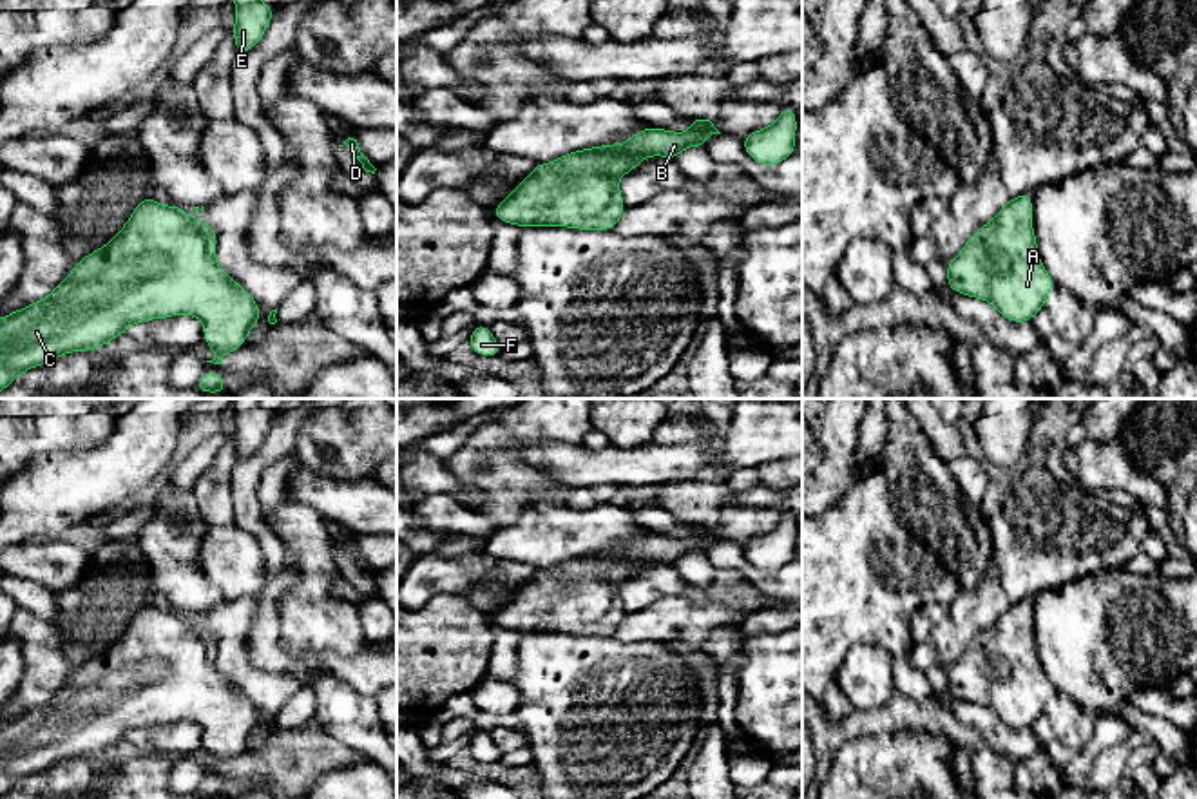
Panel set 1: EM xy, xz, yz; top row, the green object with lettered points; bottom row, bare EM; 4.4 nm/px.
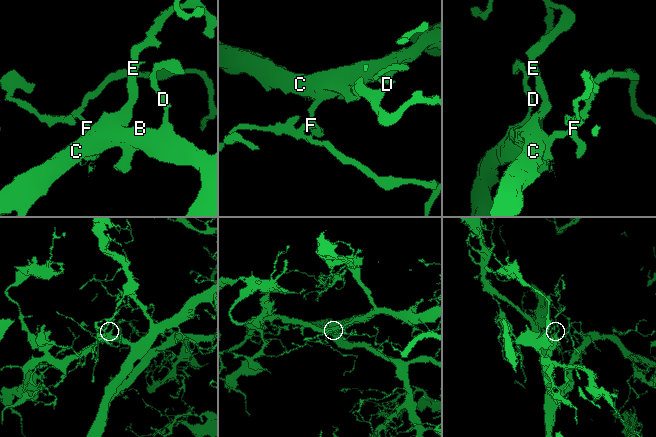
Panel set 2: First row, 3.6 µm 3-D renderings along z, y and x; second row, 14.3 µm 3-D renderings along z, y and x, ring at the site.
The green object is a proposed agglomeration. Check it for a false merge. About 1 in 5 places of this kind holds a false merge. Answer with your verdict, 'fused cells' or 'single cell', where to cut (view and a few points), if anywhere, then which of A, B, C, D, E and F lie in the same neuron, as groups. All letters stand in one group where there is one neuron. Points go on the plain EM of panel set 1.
single cell; cut none; groups A B C D E F

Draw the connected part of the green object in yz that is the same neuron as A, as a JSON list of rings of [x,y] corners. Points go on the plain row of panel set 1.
[[[1032,598],[1010,603],[947,672],[947,692],[989,707],[1009,728],[1030,728],[1056,692],[1038,661]]]

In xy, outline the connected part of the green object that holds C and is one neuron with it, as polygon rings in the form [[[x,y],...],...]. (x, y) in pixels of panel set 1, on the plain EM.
[[[152,602],[132,616],[123,634],[101,654],[74,669],[72,678],[43,705],[0,723],[0,797],[24,777],[43,772],[60,761],[91,757],[125,739],[134,728],[168,725],[187,719],[203,727],[203,743],[215,763],[206,768],[223,770],[228,757],[244,752],[248,737],[259,727],[257,707],[215,669],[217,638],[183,618],[179,611],[159,611]]]

